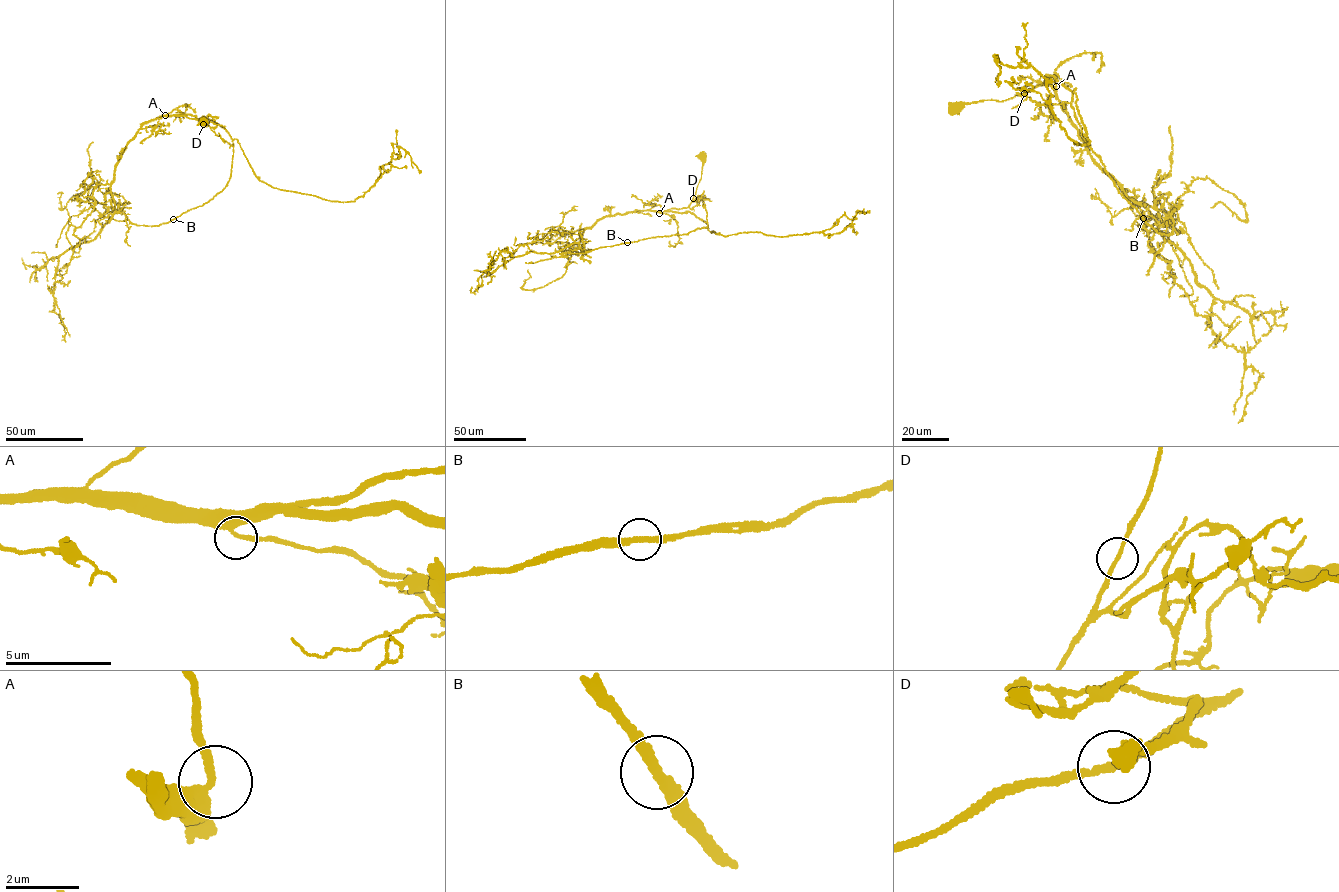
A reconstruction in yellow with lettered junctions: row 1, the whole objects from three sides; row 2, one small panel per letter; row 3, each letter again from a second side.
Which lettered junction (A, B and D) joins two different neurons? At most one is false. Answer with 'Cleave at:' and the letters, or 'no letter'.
Cleave at: no letter

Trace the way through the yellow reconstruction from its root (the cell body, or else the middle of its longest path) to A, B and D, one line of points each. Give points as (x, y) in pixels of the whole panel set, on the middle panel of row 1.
A: (703, 155), (701, 178), (688, 207), (659, 213)
B: (703, 155), (701, 178), (688, 207), (668, 210), (689, 211), (708, 229), (627, 242)
D: (703, 155), (701, 178), (693, 198)

